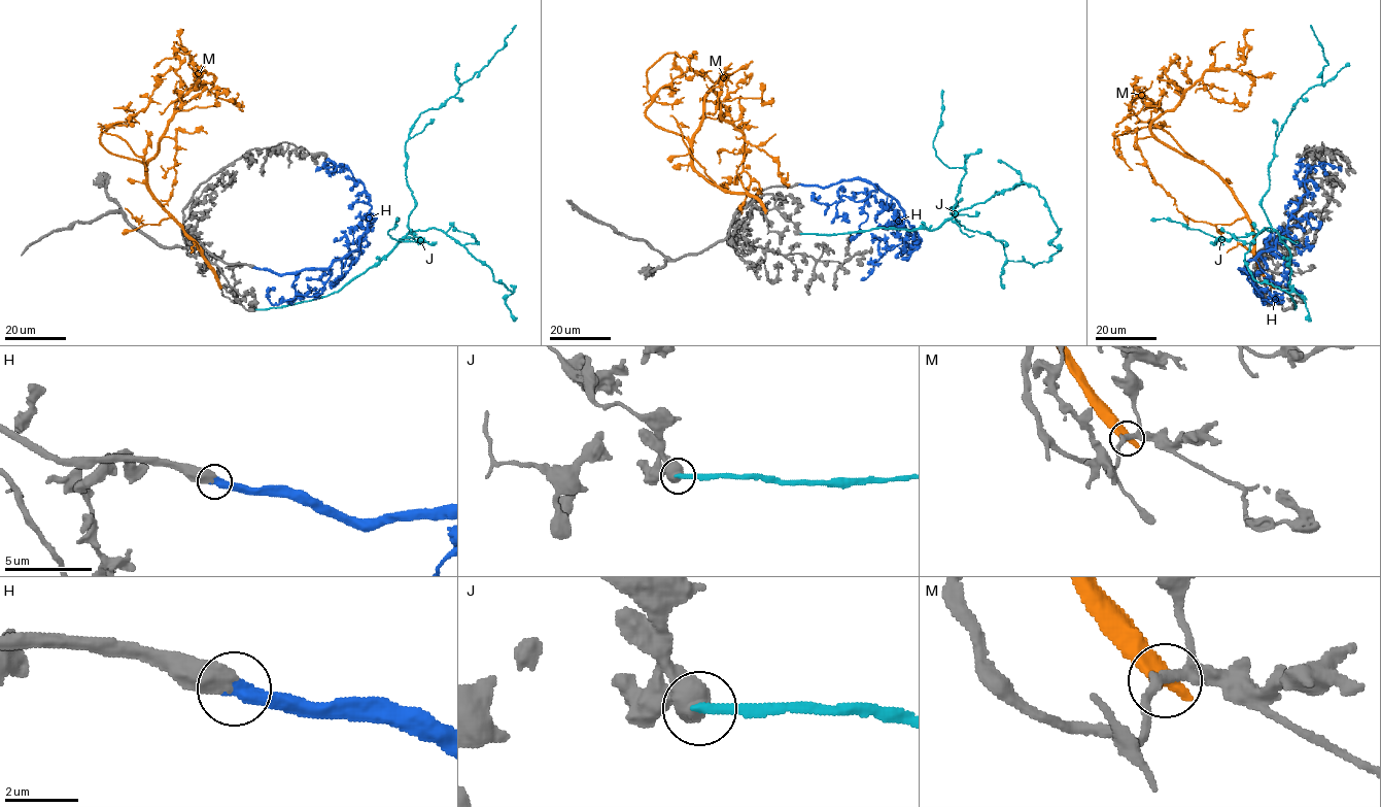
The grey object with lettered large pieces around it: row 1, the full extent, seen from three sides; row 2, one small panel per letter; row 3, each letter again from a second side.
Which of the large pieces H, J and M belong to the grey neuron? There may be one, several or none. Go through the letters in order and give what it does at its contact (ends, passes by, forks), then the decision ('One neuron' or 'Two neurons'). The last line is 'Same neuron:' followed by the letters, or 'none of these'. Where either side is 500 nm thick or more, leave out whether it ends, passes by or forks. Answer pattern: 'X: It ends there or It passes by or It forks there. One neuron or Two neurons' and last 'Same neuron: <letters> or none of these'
H: One neuron
J: Two neurons
M: Two neurons
Same neuron: H

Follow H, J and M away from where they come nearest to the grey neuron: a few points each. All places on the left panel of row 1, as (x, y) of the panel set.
H: (254, 267), (279, 274), (325, 269), (357, 248), (371, 207), (364, 185), (349, 170), (331, 163), (315, 171)
J: (255, 309), (338, 292), (410, 231), (415, 199), (404, 150), (410, 127), (488, 64), (516, 25)
M: (220, 287), (146, 179), (146, 163), (175, 104), (199, 81), (181, 45), (183, 29)

